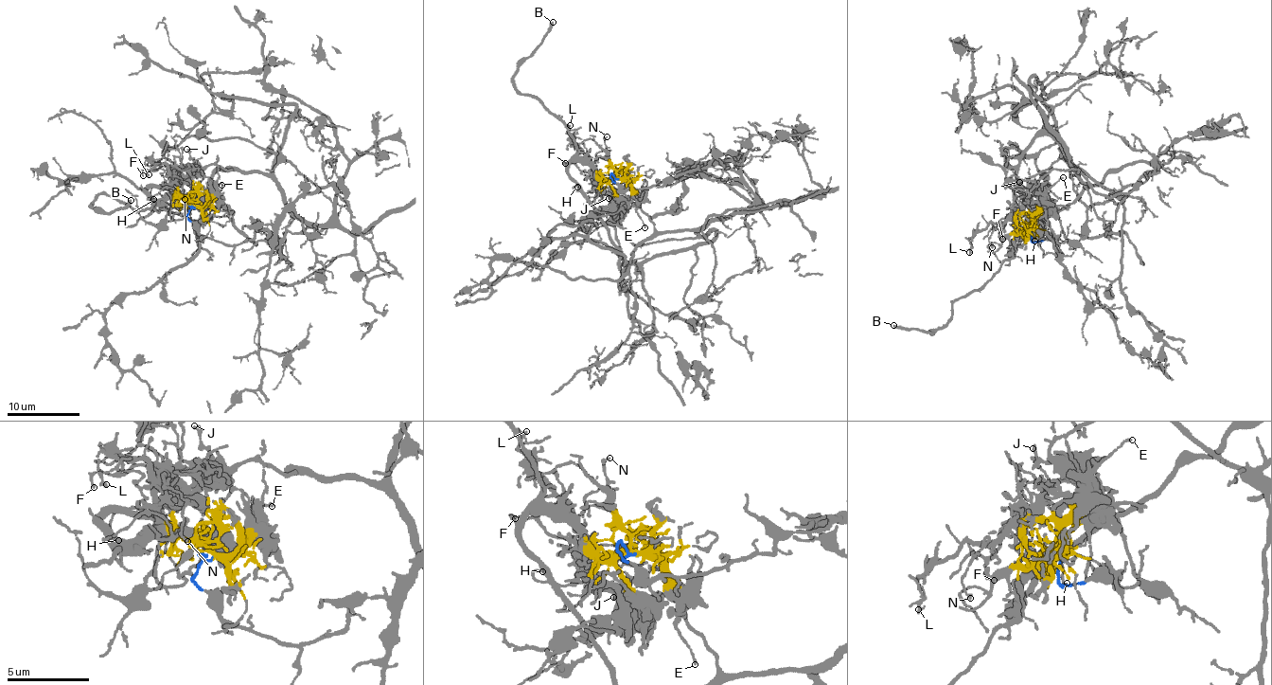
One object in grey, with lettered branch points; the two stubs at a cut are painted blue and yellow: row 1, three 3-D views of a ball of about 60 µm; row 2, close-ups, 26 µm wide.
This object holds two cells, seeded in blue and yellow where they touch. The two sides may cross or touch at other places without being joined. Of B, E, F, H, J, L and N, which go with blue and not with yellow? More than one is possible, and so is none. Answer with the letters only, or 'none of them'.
none of them

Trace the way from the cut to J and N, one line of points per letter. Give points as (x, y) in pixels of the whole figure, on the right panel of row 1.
J: (1032, 227), (1030, 219), (1041, 198), (1019, 181)
N: (1032, 227), (1026, 229), (1008, 220), (1002, 225), (994, 227), (988, 240), (992, 246)

